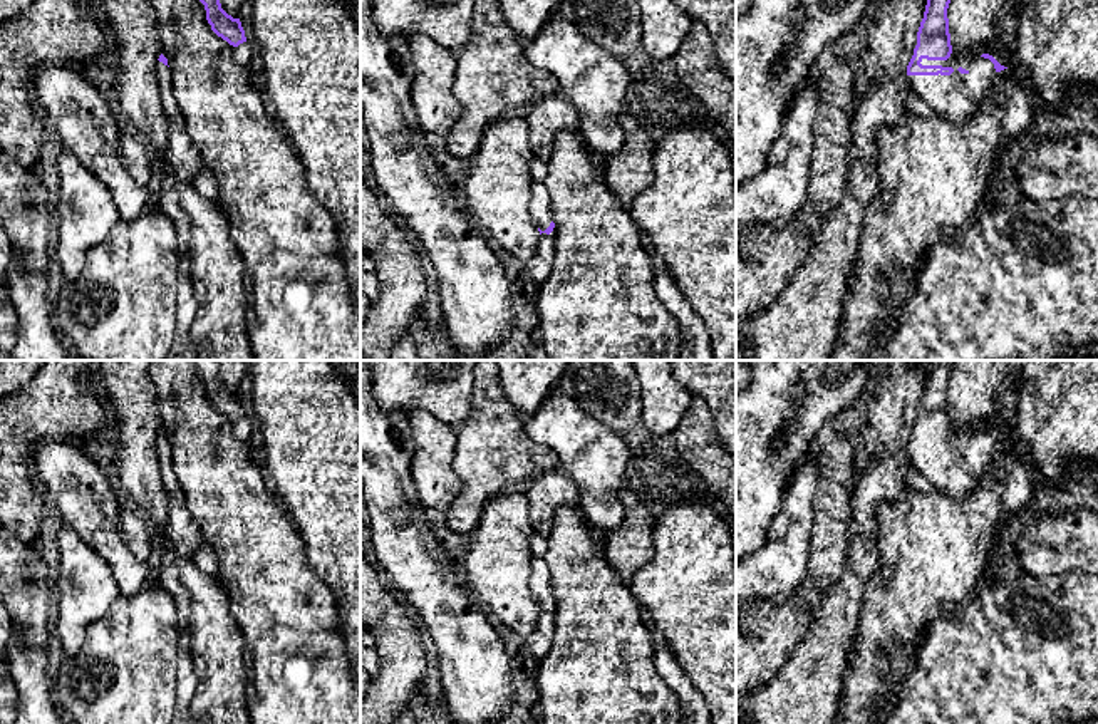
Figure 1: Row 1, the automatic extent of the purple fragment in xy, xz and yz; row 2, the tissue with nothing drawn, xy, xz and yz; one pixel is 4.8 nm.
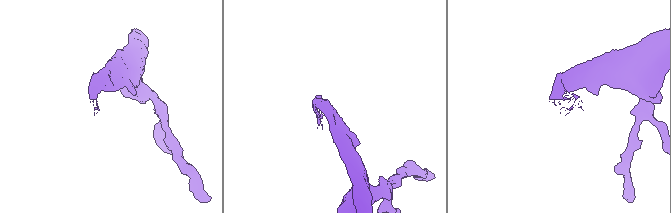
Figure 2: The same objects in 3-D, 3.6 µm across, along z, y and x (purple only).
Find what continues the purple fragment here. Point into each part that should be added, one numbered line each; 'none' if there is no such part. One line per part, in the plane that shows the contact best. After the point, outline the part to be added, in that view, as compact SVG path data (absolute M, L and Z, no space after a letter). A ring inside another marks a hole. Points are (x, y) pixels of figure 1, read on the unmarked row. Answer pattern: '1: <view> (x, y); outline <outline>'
1: yz (956, 471); outline M972 427L961 431L950 429L947 436L922 434L922 441L952 442L950 451L905 451L905 458L915 466L934 488L945 491L954 499L964 498L972 491L977 481L994 468L997 459L1007 463L1007 473L1002 474L1002 491L997 525L994 530L994 555L984 573L984 587L989 587L997 578L997 566L1004 558L997 551L1006 545L1001 541L1004 523L1019 511L1029 511L1034 489L1026 463L1021 459L1016 444L997 447L989 434Z

